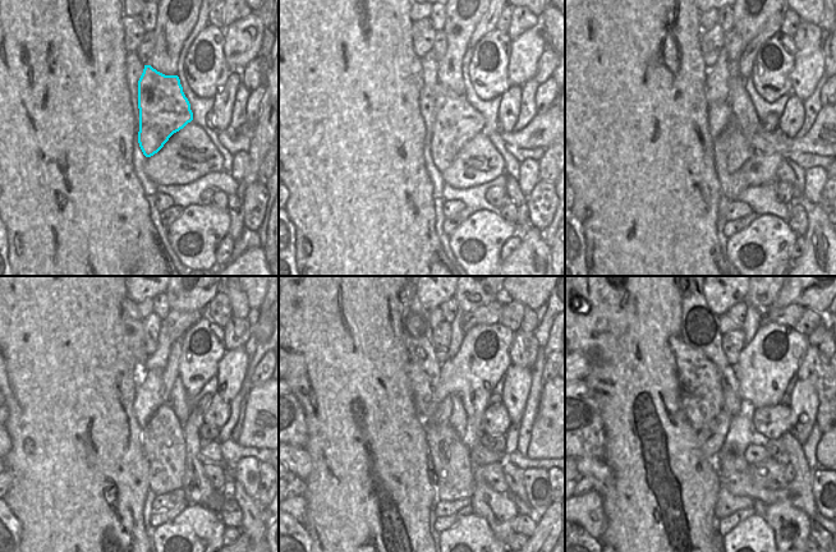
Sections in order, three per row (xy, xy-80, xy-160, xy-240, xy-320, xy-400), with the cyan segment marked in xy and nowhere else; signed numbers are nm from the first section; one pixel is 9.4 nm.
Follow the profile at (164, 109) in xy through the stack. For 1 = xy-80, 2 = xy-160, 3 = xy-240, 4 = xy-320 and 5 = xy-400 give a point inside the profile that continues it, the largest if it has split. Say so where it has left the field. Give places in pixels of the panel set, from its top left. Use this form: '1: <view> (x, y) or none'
1: xy-80 (456, 122)
2: xy-160 (740, 150)
3: xy-240 (201, 406)
4: xy-320 (495, 399)
5: xy-400 (786, 399)

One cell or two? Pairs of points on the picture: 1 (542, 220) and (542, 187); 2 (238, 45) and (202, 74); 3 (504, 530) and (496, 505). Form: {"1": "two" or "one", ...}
{"1": "one", "2": "two", "3": "one"}

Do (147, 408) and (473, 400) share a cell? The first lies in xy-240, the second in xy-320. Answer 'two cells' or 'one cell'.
one cell

